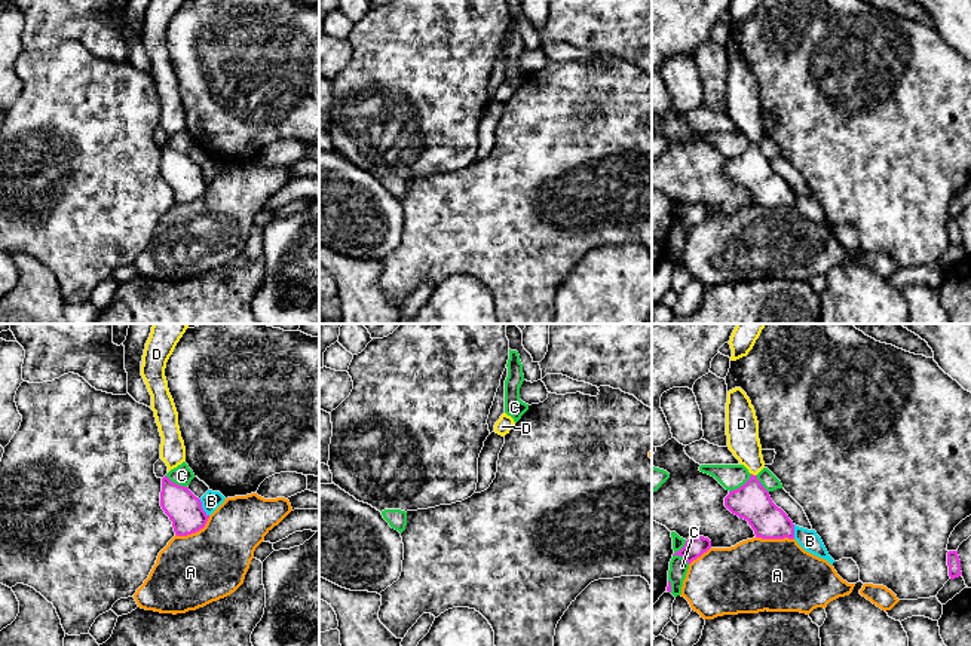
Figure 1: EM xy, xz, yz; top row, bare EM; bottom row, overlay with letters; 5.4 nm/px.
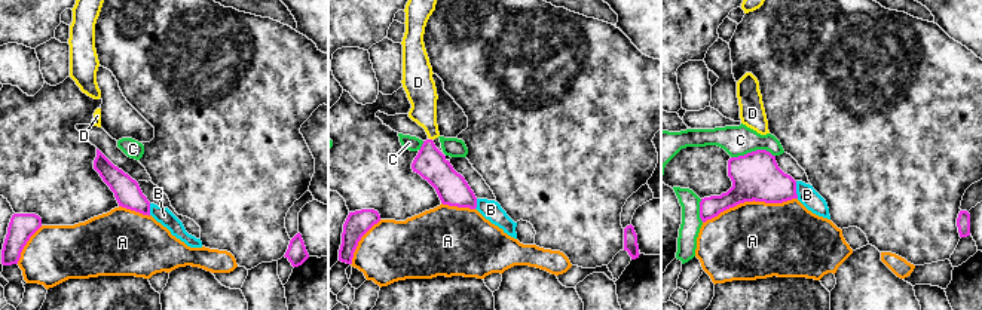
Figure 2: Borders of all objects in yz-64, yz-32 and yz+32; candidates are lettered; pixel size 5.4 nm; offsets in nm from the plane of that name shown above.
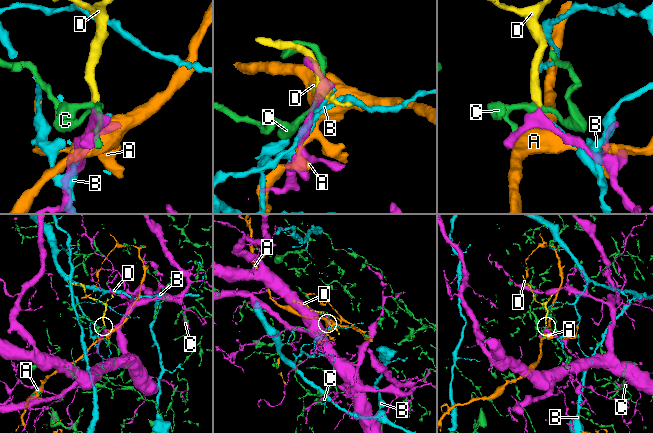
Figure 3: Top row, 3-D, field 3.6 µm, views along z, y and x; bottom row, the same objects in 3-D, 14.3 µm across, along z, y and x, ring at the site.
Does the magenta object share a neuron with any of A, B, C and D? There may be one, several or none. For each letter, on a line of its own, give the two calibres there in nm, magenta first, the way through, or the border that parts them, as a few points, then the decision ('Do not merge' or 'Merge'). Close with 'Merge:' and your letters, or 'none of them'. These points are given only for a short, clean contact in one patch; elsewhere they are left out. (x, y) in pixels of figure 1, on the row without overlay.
A: Thickness 190 nm (magenta) against 400 nm. Do not merge
B: Thickness 190 nm (magenta) against 100 nm. Do not merge
C: Thickness 110 nm (magenta) against 100 nm. Do not merge
D: Thickness 200 nm (magenta) against 180 nm. Path across: yz (752, 168), (752, 141), (743, 97). Merge
Merge: D

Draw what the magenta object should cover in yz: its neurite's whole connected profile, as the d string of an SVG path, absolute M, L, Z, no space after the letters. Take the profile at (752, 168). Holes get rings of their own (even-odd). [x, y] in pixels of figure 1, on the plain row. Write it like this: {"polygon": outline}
{"polygon": "M741 55L728 59L726 102L729 117L751 144L739 156L729 159L725 174L747 187L756 205L794 206L793 189L772 169L769 159L756 144L765 135L759 89L750 65Z"}

